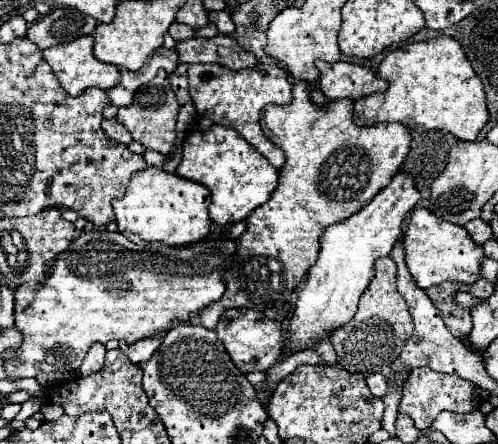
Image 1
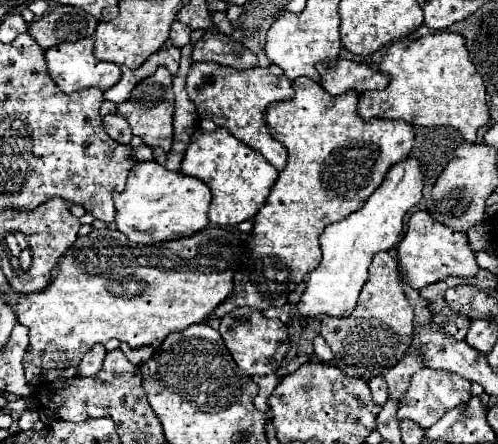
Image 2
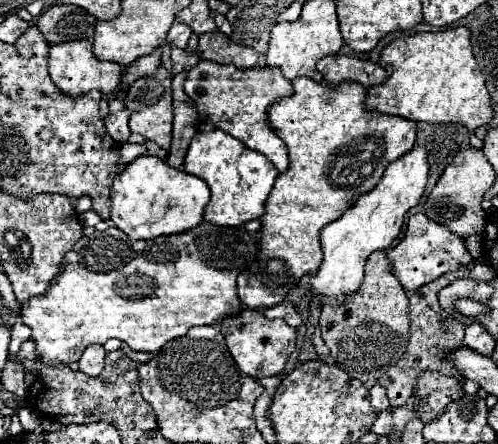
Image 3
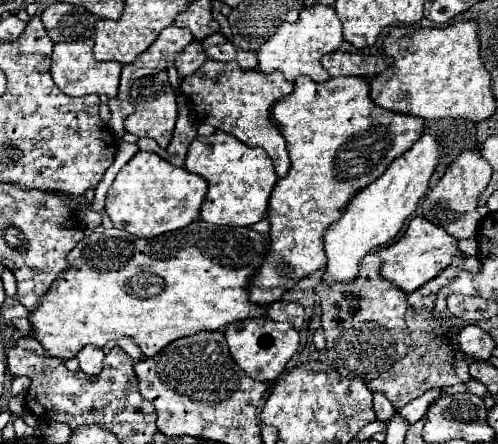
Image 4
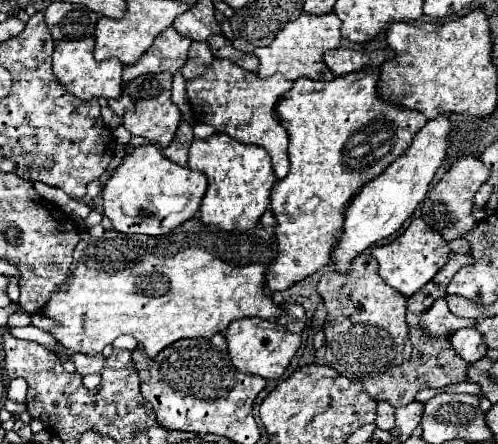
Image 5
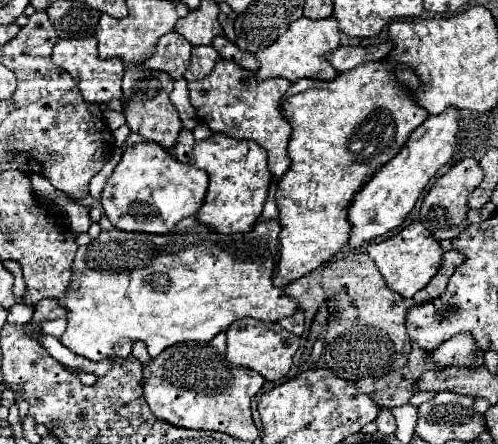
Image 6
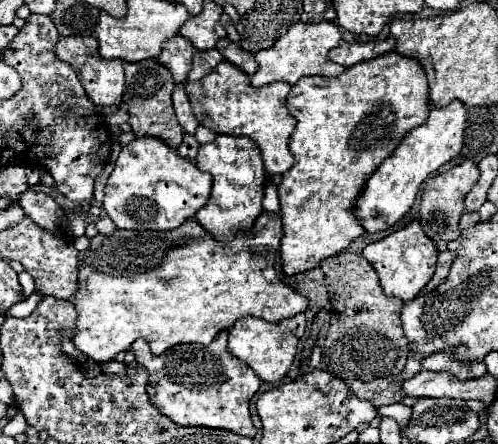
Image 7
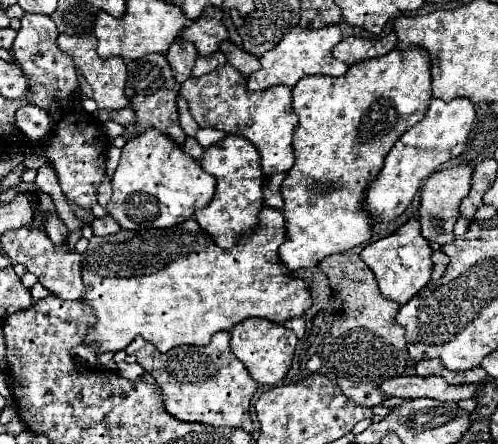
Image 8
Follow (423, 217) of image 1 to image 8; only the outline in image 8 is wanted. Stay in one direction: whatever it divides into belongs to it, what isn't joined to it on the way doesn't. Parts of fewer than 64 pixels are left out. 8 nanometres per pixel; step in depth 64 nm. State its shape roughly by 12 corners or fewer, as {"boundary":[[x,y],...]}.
{"boundary":[[418,220],[360,256],[388,300],[406,304],[430,282],[432,248]]}

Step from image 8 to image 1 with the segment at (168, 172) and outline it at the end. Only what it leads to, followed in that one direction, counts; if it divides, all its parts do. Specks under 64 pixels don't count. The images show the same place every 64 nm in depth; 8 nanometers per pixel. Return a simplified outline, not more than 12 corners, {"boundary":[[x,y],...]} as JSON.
{"boundary":[[150,166],[114,200],[132,242],[210,236],[210,196]]}

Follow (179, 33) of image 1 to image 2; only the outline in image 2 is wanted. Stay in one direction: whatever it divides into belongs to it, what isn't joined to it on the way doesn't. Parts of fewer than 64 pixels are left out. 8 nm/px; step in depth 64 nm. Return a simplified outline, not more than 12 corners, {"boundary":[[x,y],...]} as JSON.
{"boundary":[[178,20],[170,28],[170,40],[178,48],[190,42],[192,30]]}

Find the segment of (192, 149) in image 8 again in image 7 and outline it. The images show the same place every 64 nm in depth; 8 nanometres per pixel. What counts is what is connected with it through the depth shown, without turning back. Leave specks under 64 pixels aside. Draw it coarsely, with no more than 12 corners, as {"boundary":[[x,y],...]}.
{"boundary":[[184,134],[176,150],[182,158],[194,162],[198,146],[194,136]]}

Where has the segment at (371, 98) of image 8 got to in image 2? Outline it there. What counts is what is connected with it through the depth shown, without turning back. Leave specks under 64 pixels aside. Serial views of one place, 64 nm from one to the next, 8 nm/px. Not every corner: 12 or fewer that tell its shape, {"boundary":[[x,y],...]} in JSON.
{"boundary":[[296,78],[266,110],[288,164],[254,216],[232,294],[284,306],[320,232],[408,158],[400,120]]}

